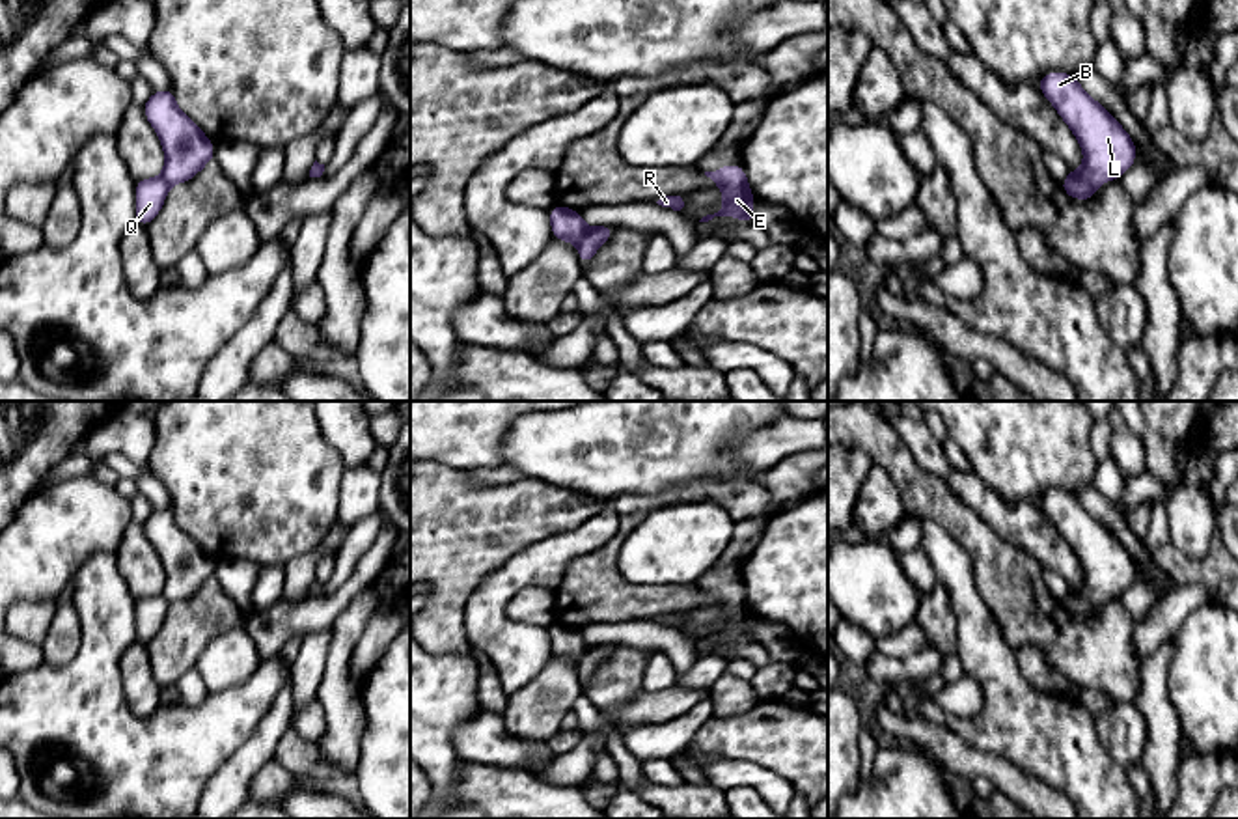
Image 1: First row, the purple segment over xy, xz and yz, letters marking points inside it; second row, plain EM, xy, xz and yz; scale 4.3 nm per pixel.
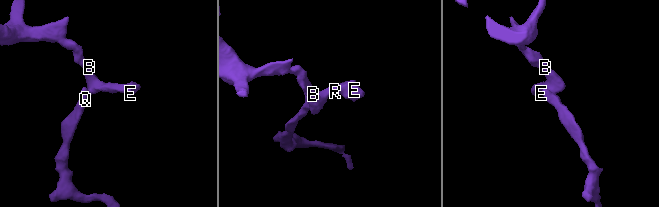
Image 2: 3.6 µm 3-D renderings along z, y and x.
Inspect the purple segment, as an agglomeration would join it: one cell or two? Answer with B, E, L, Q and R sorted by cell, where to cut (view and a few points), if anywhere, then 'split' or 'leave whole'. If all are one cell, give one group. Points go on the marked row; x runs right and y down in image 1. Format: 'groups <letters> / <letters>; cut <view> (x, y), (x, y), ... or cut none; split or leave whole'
groups B E L R / Q; cut yz (1074, 172), (1095, 187); split

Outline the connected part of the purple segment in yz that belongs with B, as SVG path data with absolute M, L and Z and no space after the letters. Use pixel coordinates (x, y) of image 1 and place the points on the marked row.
M1048 73L1039 80L1039 90L1068 123L1083 149L1085 162L1076 170L1080 179L1098 187L1121 177L1135 162L1135 146L1128 132L1081 90L1076 76Z

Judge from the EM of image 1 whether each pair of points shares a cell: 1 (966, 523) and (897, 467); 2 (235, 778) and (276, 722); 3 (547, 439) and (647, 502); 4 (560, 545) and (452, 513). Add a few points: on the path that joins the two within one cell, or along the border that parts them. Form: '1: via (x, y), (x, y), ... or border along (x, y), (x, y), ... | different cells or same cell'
1: via (949, 512), (914, 484) | same cell
2: via (243, 765), (267, 735) | same cell
3: border along (672, 485), (655, 493), (619, 493), (612, 500) | different cells
4: border along (580, 523), (530, 541), (509, 556) | different cells

